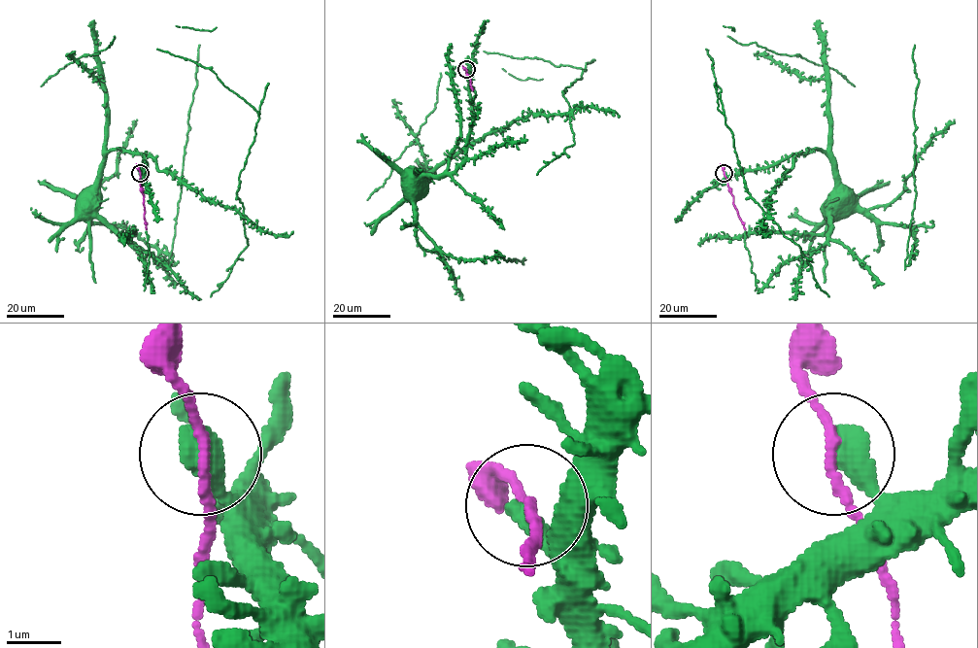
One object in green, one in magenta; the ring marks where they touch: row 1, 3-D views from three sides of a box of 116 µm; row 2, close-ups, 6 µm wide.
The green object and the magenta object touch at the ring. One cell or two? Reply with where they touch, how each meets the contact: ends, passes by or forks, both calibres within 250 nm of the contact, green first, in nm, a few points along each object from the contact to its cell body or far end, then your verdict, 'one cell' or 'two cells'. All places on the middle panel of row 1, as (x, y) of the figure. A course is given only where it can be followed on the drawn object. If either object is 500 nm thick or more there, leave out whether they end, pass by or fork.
at (466, 69); 550 nm thick on the green side, 150 nm on the other; green runs (466, 69), (472, 113), (467, 143), (424, 181), (409, 179), (406, 183); magenta runs (466, 69), (472, 90); one cell

